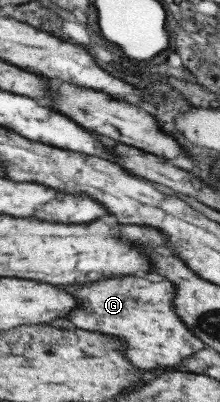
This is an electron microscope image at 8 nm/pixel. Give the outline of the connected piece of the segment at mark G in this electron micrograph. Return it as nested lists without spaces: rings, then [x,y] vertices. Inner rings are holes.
[[[119,276],[83,286],[71,284],[67,294],[76,301],[76,308],[66,316],[69,325],[117,338],[124,343],[124,356],[131,360],[133,366],[143,370],[174,370],[181,365],[183,359],[203,350],[203,342],[174,312],[171,302],[175,290],[171,282],[149,282],[135,276]]]

